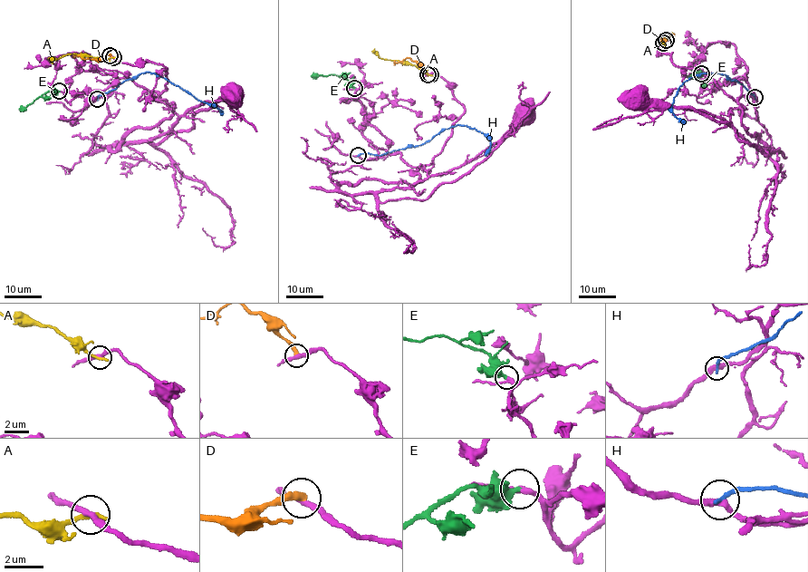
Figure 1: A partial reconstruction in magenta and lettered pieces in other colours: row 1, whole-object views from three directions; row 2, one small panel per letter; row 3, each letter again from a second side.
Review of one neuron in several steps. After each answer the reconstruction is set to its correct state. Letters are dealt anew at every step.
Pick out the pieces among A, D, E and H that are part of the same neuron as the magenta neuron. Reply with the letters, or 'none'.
E

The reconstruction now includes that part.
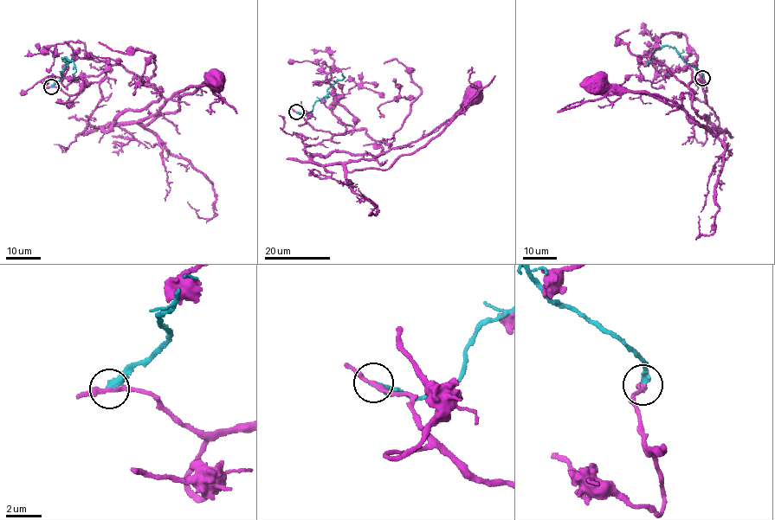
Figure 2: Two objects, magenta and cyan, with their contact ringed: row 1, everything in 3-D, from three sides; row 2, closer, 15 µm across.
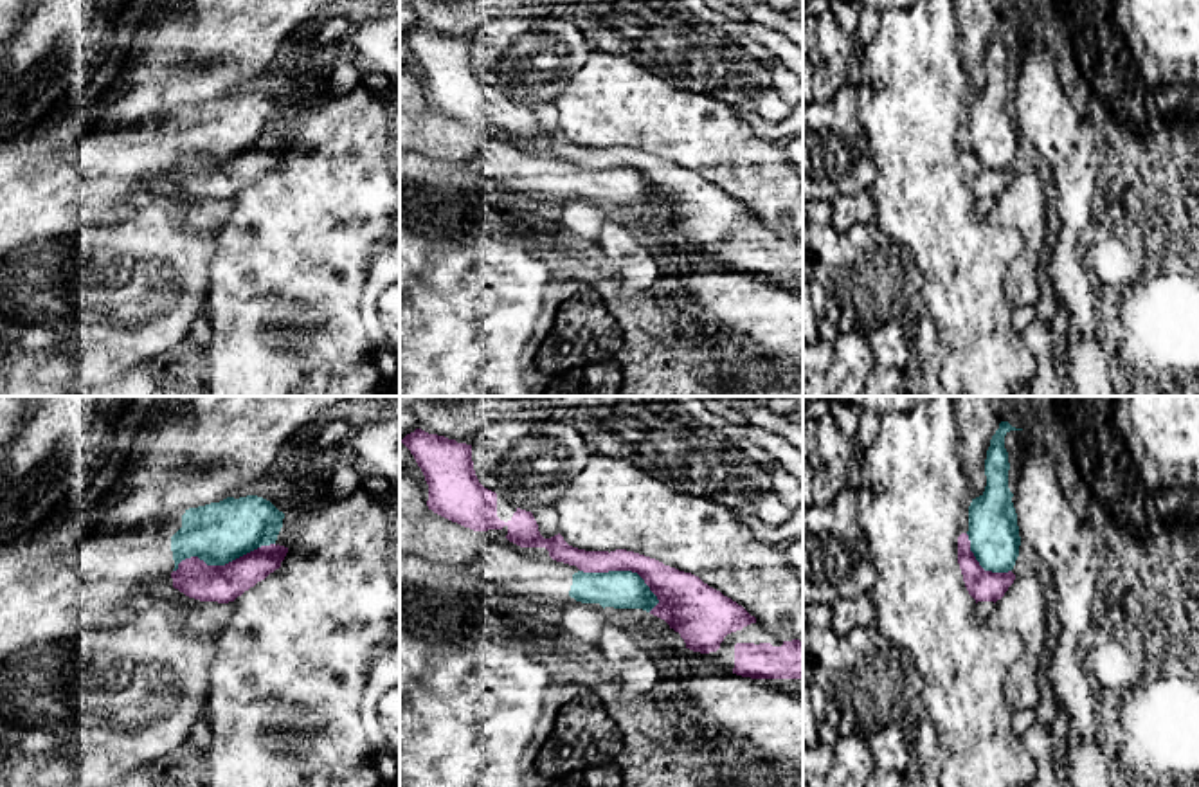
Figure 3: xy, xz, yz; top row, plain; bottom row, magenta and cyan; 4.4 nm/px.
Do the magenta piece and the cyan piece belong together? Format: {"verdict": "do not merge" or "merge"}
{"verdict": "do not merge"}

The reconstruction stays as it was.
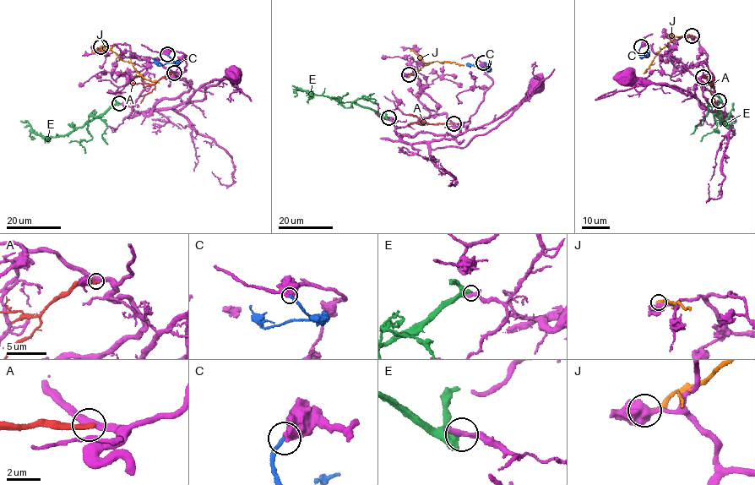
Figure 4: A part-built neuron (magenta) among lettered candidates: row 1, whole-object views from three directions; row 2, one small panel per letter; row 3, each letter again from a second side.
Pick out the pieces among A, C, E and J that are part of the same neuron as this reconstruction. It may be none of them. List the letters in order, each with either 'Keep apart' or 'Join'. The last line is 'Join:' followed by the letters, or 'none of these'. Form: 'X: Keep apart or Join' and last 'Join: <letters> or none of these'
A: Keep apart
C: Join
E: Keep apart
J: Keep apart
Join: C

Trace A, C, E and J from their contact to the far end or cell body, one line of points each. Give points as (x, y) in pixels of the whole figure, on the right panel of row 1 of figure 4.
A: (702, 77), (709, 82), (714, 104)
C: (641, 46), (641, 55), (645, 57), (649, 49)
E: (719, 100), (716, 108), (717, 114), (721, 118), (719, 123), (727, 119), (733, 103)
J: (692, 35), (674, 37), (659, 50), (643, 73)

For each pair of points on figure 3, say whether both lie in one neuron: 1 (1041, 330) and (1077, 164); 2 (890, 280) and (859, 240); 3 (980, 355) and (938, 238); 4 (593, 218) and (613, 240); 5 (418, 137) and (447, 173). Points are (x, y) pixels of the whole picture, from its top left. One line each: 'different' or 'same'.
1: different
2: same
3: same
4: different
5: different

